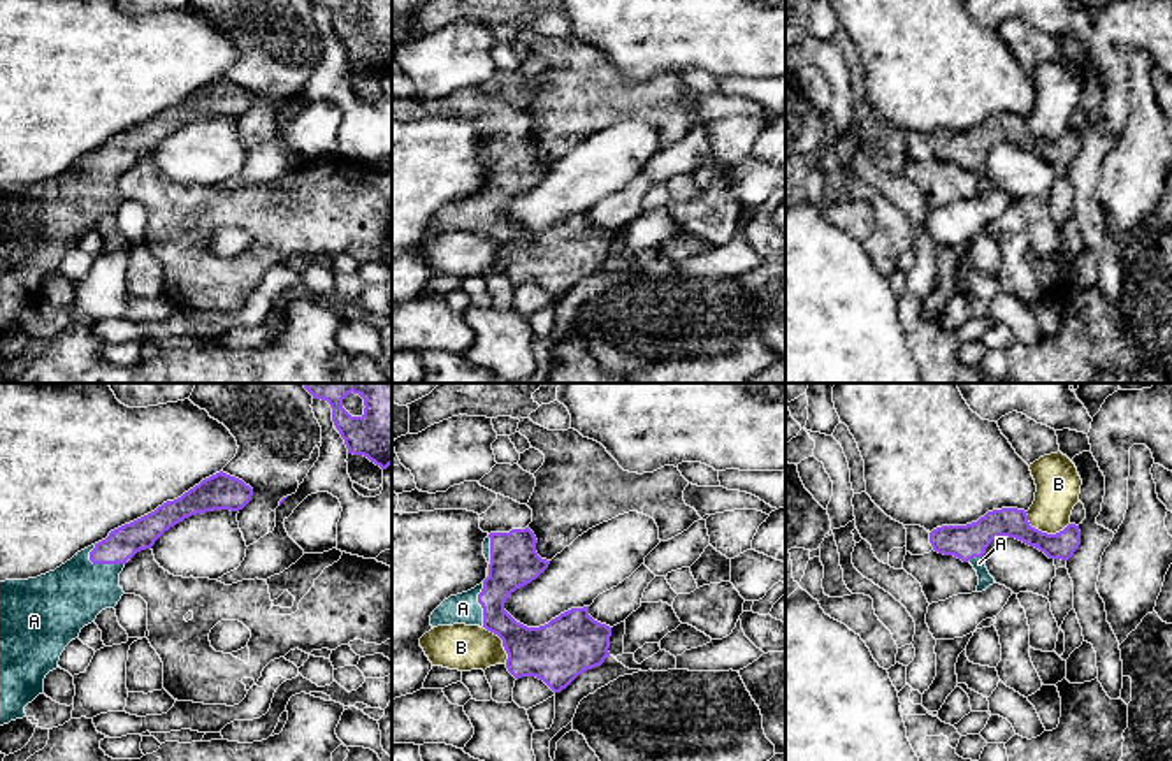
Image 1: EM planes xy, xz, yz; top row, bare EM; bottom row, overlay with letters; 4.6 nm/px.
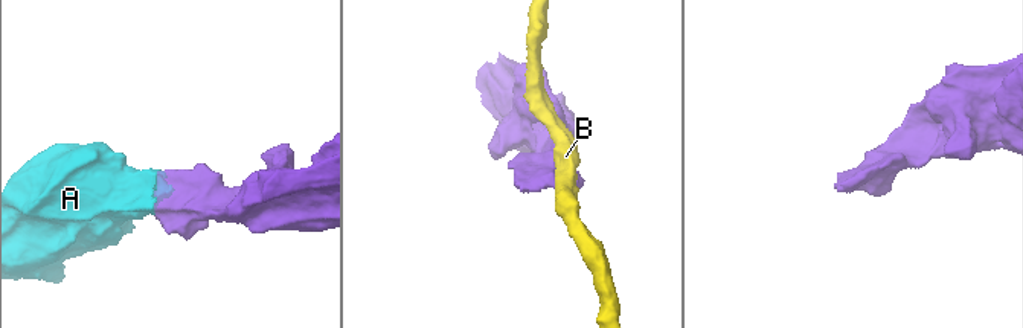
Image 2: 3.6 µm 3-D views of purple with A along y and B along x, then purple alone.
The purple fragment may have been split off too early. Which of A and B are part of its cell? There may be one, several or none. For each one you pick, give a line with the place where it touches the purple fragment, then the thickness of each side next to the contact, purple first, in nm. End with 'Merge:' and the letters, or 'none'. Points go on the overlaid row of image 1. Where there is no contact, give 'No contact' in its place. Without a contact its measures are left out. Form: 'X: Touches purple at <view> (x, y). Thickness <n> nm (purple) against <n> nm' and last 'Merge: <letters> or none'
A: Touches purple at xy (106, 563). Thickness 150 nm (purple) against 300 nm
Merge: A

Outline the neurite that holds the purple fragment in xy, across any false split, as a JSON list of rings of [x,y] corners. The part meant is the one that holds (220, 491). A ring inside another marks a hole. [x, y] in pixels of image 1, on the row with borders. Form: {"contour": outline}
{"contour": [[[220,471],[181,497],[111,531],[105,540],[77,552],[54,571],[28,580],[0,582],[0,726],[26,717],[25,707],[44,692],[44,678],[58,668],[65,647],[84,626],[95,622],[102,610],[118,605],[125,594],[119,587],[119,573],[137,552],[151,548],[165,531],[192,515],[214,510],[239,511],[251,496],[250,485]]]}

